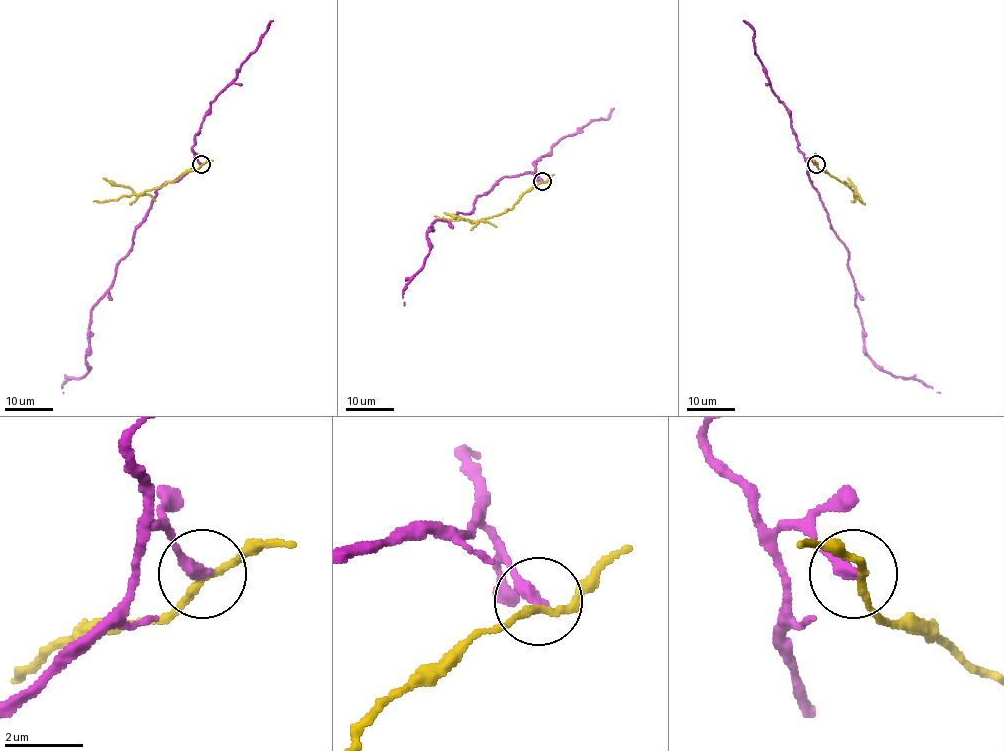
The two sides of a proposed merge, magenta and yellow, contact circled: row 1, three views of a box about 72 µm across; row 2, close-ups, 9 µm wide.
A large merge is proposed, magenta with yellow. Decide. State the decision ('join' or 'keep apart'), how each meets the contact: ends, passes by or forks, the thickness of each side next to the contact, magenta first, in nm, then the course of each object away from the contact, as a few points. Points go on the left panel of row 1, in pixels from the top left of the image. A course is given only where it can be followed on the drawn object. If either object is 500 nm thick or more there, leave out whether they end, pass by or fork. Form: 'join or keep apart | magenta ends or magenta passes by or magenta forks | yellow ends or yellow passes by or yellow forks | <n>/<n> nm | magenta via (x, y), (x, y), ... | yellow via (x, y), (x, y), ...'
keep apart | magenta ends | yellow passes by | 320/160 nm | magenta via (201, 164), (194, 160), (179, 178), (156, 190), (109, 290), (91, 311), (89, 371), (65, 381), (63, 393) | yellow via (201, 164), (160, 187), (107, 201), (93, 200)

